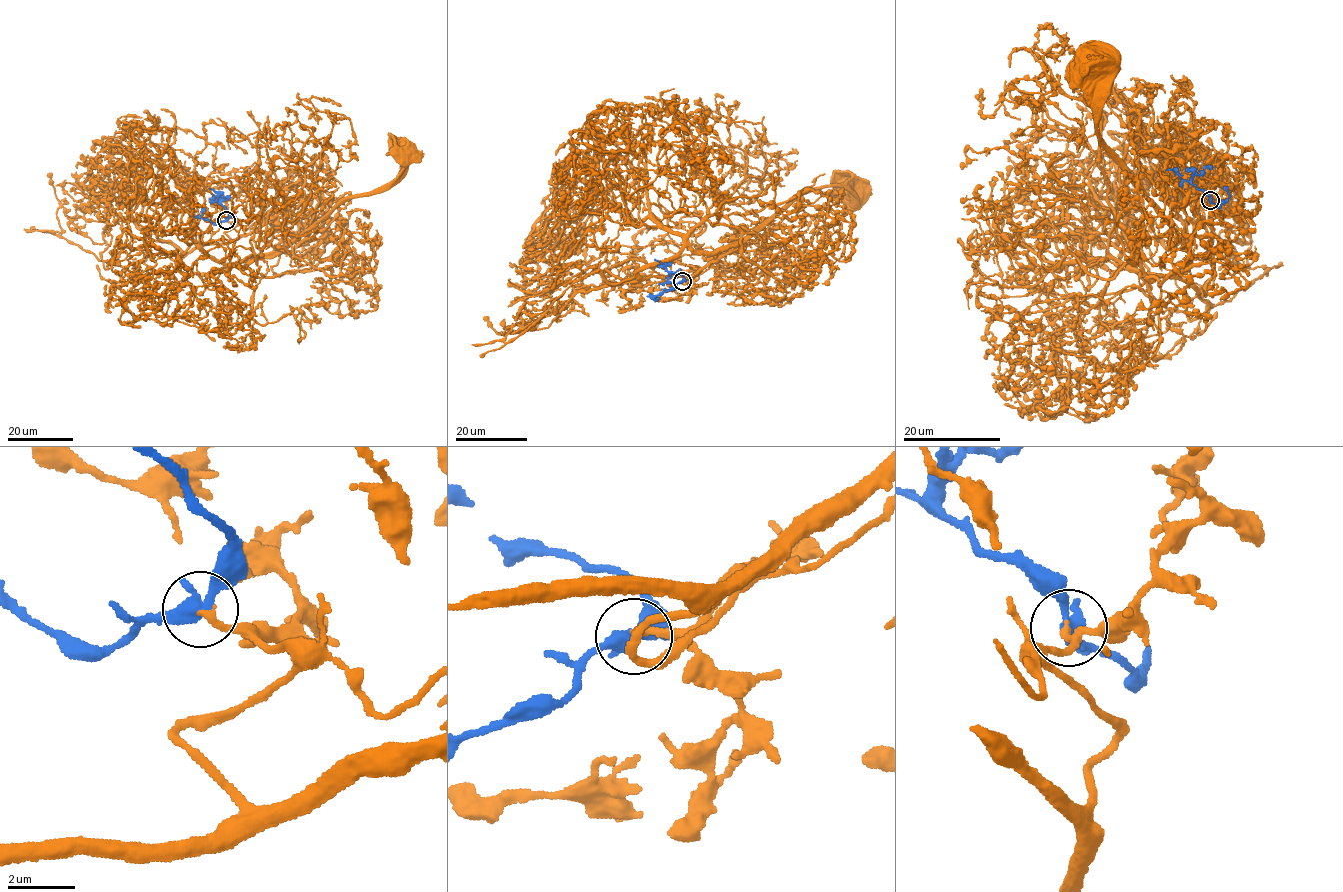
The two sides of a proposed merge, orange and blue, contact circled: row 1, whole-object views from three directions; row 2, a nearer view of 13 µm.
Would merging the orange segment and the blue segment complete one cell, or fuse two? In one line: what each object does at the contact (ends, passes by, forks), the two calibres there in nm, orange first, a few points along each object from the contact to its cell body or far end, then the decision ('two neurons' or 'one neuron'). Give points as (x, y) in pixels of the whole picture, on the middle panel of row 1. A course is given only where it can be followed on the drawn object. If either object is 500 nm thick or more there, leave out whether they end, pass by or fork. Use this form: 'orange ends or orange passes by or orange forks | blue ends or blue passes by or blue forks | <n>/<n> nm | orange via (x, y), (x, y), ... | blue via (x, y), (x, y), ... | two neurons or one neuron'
orange ends | blue passes by | 240/420 nm | orange via (682, 281), (692, 276), (636, 272), (686, 246), (736, 246), (804, 194), (857, 192) | blue via (682, 281), (683, 276), (671, 273), (668, 280), (674, 285), (667, 290), (662, 288) | one neuron

